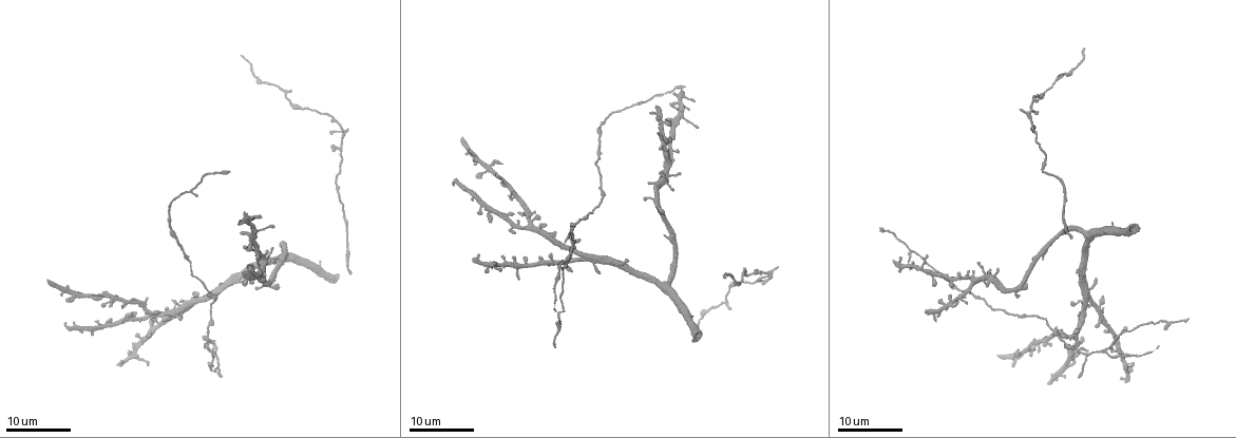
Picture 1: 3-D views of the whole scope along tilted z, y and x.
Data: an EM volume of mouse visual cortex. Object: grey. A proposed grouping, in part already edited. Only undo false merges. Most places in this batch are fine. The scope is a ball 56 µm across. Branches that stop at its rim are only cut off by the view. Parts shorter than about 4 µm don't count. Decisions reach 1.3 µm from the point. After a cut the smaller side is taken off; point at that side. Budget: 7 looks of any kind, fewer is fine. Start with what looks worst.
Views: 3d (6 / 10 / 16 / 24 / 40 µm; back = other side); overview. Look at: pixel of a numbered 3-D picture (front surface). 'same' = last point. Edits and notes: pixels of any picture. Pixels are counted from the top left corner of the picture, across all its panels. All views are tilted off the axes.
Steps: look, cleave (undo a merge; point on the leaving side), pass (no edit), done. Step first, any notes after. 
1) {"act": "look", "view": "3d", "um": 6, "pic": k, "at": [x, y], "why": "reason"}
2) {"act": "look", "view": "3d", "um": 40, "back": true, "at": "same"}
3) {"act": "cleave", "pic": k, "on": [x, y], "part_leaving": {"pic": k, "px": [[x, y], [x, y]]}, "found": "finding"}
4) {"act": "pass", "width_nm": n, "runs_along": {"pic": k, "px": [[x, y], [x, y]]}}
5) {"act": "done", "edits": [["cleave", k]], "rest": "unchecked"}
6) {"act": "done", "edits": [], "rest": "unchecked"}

{"act": "look", "view": "3d", "um": 16, "pic": 1, "at": [551, 234]}

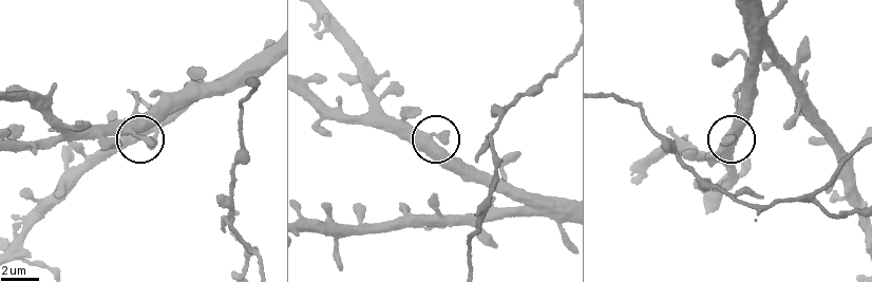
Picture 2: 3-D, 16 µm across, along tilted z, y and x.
{"act": "look", "view": "3d", "um": 6, "pic": 2, "at": [133, 134]}

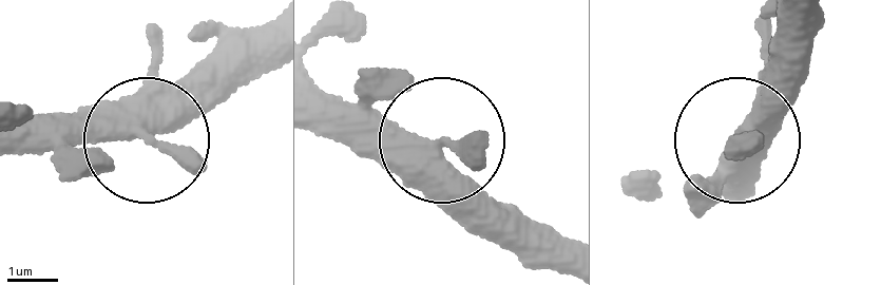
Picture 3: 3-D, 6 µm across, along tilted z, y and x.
{"act": "pass", "width_nm": 420, "runs_along": {"pic": 3, "px": [[265, 64], [138, 141], [23, 146]]}, "found": "one neuron here"}

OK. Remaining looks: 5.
{"act": "look", "view": "3d", "um": 16, "pic": 1, "at": [1043, 171], "why": "calibre changes"}

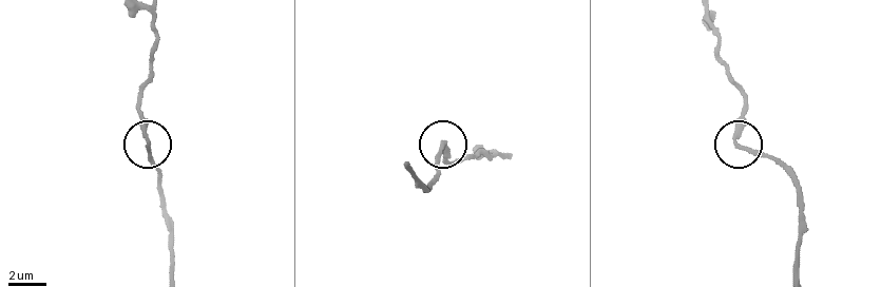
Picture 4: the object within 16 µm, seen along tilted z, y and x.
{"act": "look", "view": "3d", "um": 6, "pic": 4, "at": [738, 143], "why": "zoom in"}

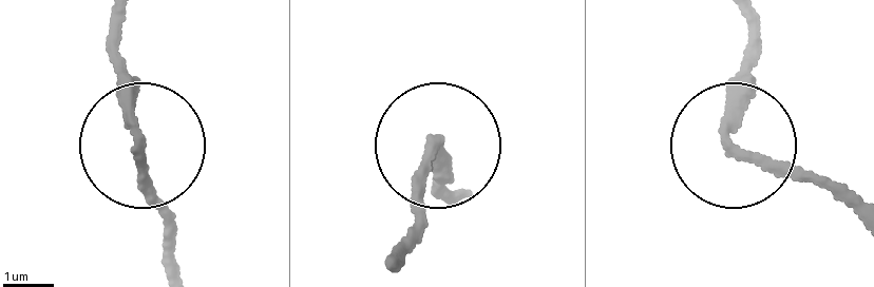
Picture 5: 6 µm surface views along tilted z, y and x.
{"act": "pass", "width_nm": 210, "found": "continuous, no second neuron"}

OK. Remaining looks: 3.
{"act": "look", "view": "3d", "um": 16, "pic": 1, "at": [1109, 233]}

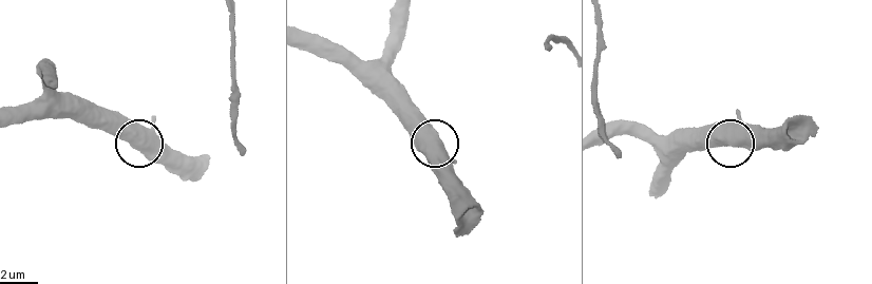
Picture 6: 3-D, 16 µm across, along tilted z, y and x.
{"act": "look", "view": "3d", "um": 10, "pic": 6, "at": [137, 138]}

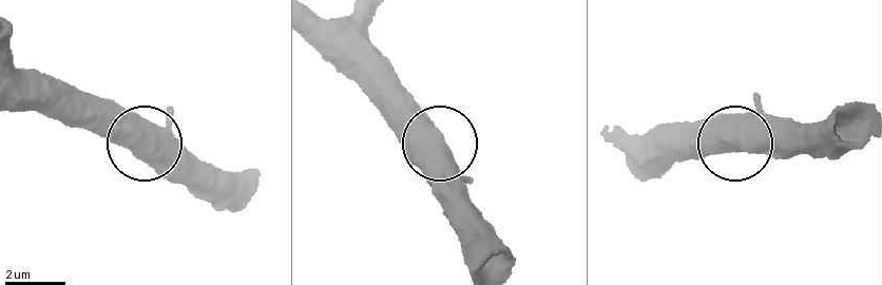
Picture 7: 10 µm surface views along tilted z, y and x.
{"act": "pass", "found": "continuous, no second neuron"}

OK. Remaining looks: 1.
{"act": "done", "edits": [], "rest": "unchecked"}

